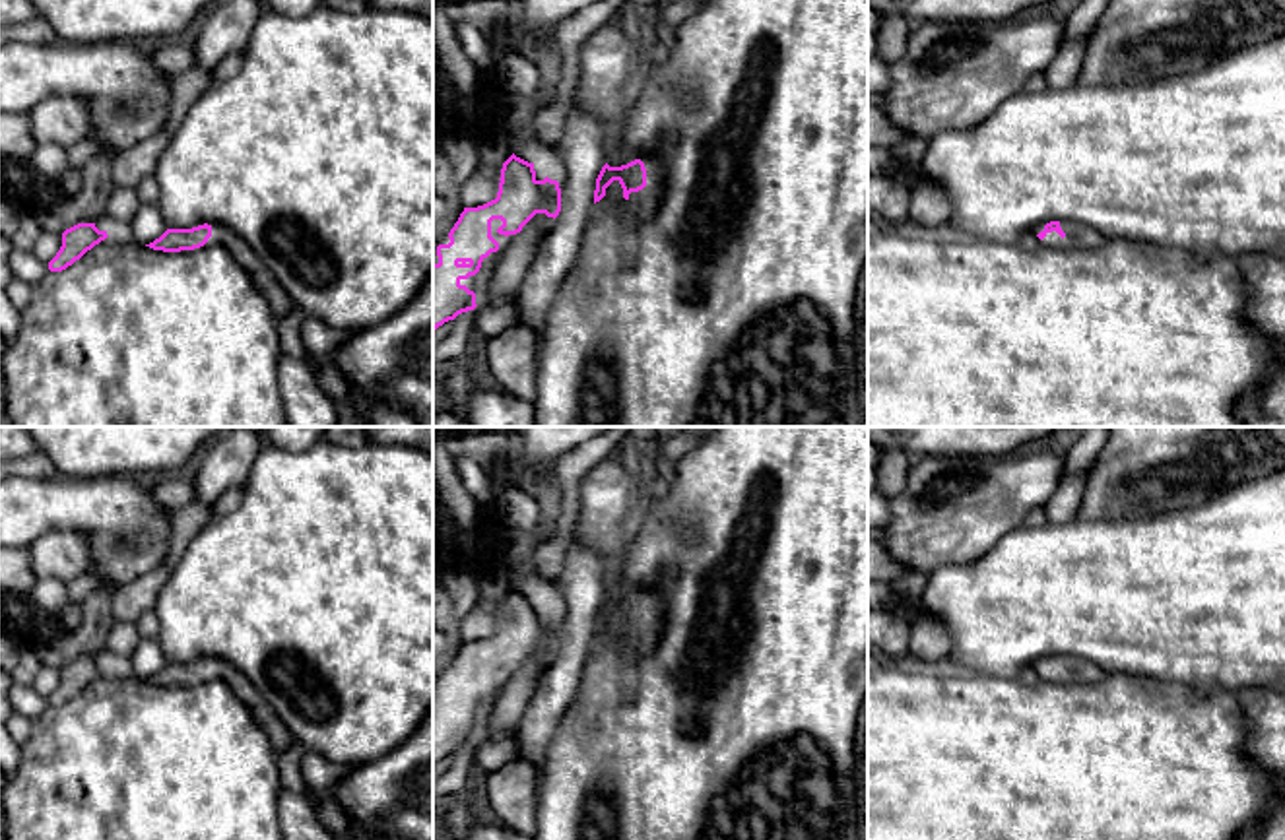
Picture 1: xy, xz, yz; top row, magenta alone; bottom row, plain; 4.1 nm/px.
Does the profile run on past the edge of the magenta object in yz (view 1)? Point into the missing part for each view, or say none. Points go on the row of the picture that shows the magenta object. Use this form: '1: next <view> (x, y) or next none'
1: next yz (1082, 237)

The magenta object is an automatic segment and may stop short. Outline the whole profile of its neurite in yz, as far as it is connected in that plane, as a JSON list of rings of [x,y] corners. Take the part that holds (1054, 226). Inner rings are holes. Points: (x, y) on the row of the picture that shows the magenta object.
[[[1050,221],[1033,231],[1046,246],[1097,250],[1106,239],[1077,221]]]

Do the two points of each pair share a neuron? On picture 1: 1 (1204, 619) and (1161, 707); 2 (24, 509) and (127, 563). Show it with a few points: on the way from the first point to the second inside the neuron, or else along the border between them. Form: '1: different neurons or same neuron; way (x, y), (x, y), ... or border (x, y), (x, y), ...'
1: different neurons; border (1128, 674), (1177, 681), (1200, 693), (1218, 687)
2: same neuron; way (49, 509), (74, 509), (103, 538)

